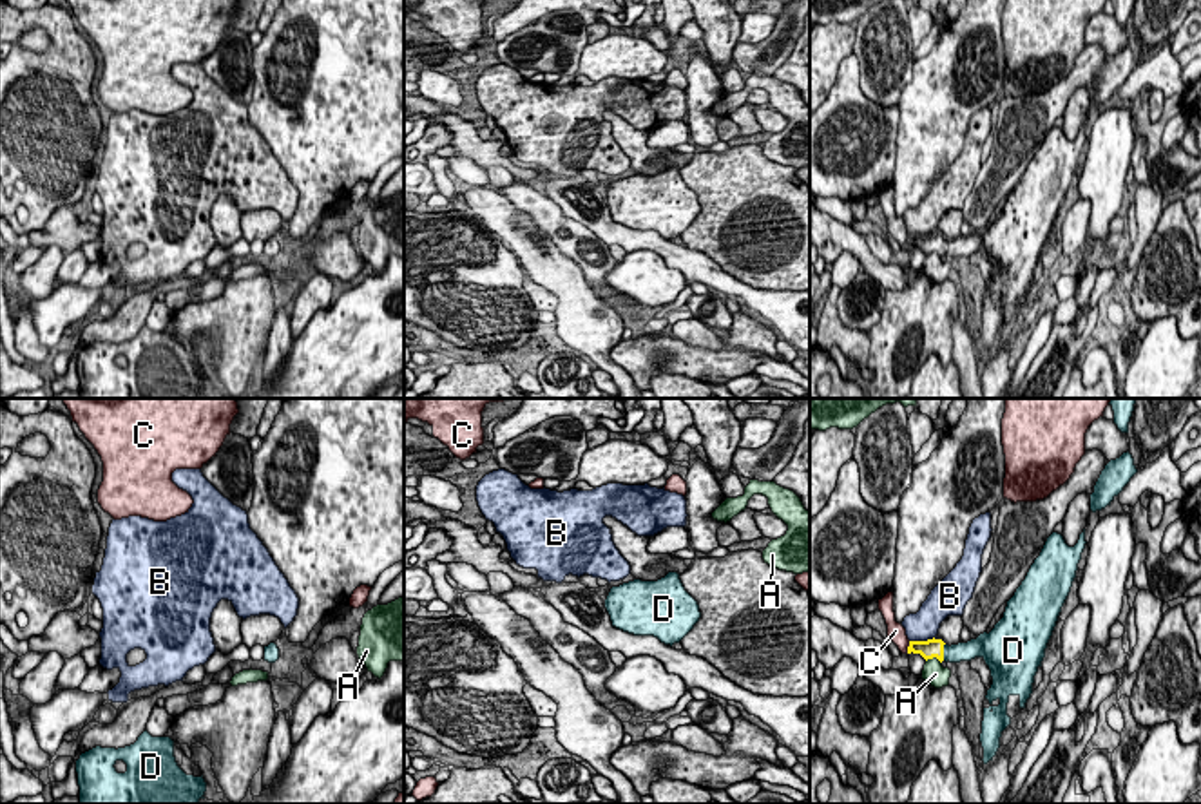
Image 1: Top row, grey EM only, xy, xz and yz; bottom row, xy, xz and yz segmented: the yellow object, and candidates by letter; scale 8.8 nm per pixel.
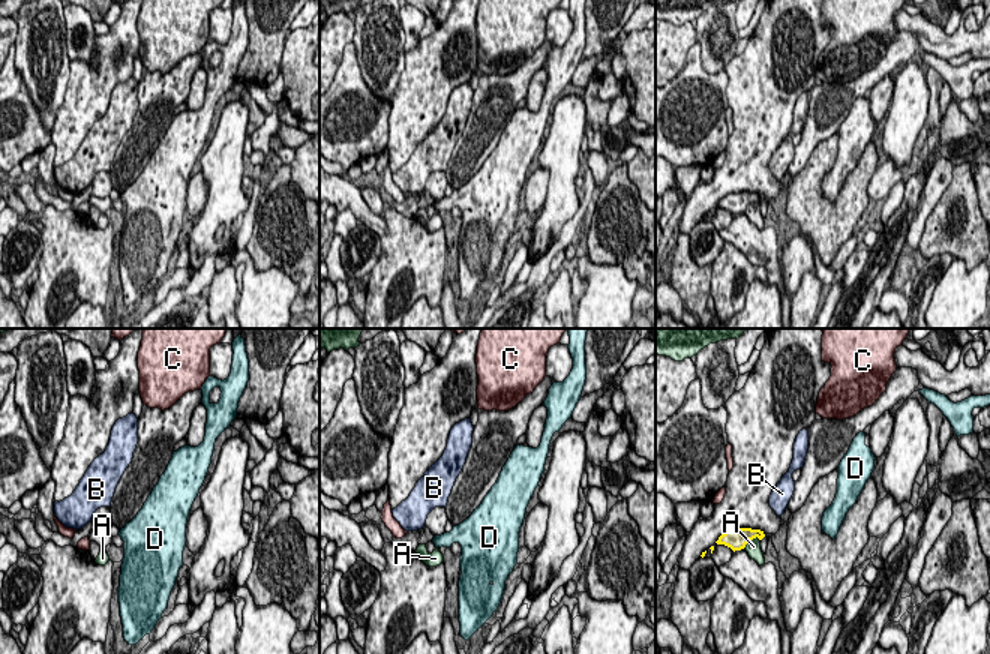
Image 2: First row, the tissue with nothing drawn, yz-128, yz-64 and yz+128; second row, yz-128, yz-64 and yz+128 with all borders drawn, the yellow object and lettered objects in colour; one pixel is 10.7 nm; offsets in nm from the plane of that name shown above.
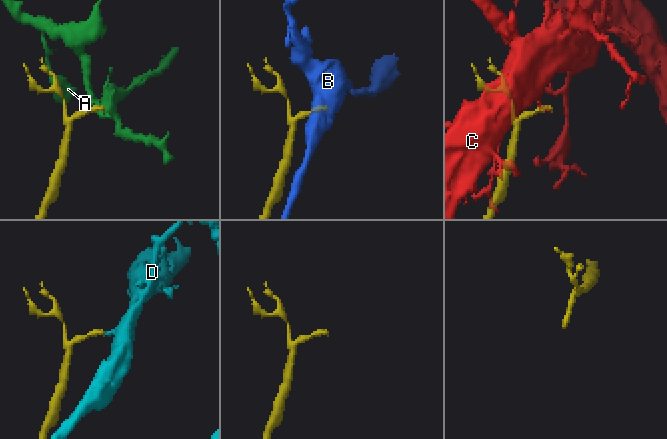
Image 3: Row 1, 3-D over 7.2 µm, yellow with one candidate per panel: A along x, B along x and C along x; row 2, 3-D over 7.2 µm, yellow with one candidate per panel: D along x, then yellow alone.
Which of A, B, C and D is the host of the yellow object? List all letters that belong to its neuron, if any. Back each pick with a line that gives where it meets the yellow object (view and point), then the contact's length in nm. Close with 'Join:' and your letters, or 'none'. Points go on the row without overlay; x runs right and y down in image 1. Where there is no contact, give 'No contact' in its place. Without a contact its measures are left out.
D: Touches yellow at yz (942, 247). Shared border 160 nm
Join: D

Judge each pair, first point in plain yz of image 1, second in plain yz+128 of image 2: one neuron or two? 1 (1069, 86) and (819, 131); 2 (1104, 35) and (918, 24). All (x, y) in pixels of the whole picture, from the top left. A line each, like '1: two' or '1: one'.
1: one
2: one

